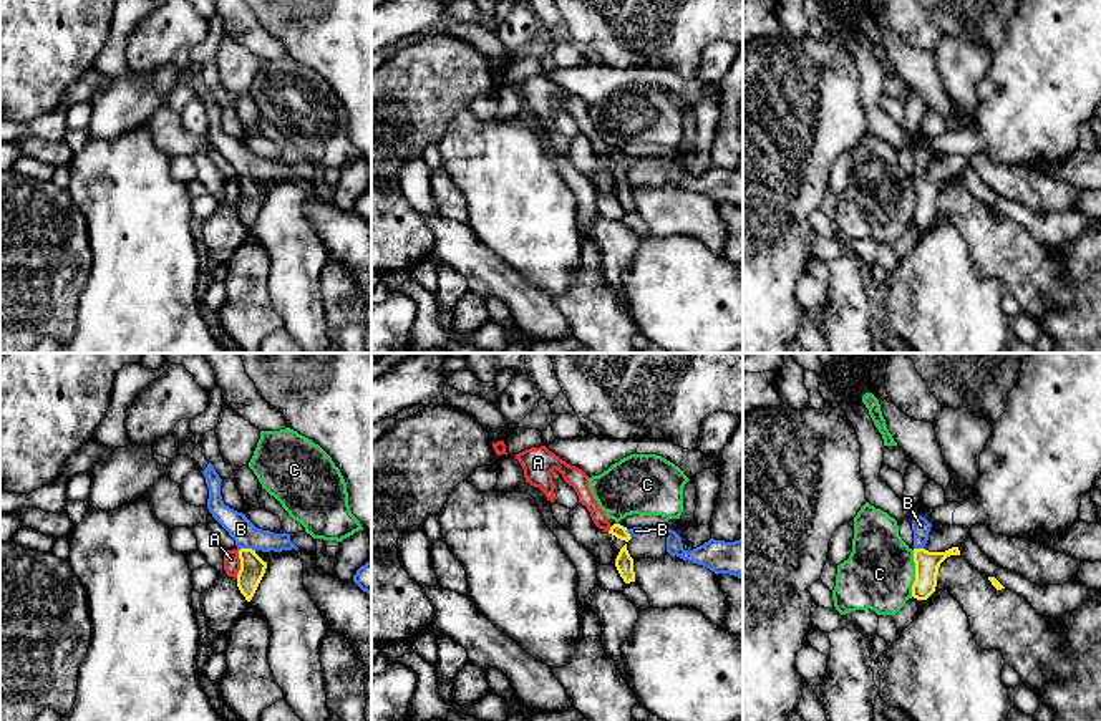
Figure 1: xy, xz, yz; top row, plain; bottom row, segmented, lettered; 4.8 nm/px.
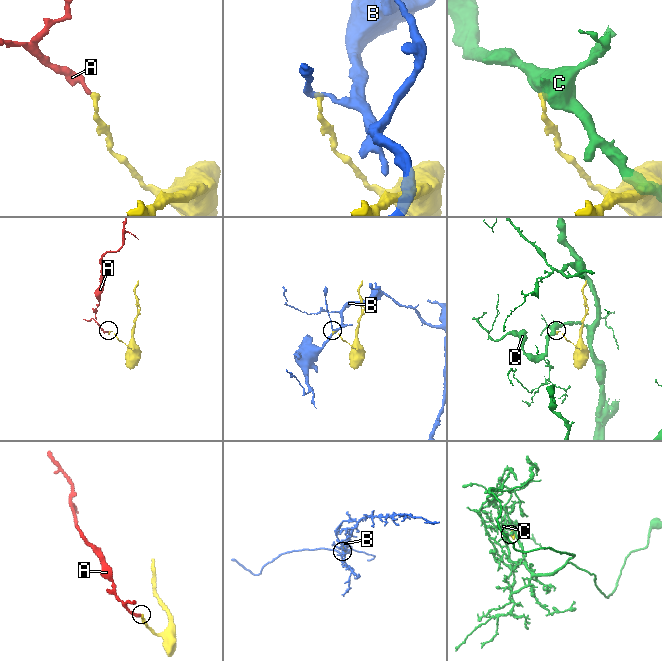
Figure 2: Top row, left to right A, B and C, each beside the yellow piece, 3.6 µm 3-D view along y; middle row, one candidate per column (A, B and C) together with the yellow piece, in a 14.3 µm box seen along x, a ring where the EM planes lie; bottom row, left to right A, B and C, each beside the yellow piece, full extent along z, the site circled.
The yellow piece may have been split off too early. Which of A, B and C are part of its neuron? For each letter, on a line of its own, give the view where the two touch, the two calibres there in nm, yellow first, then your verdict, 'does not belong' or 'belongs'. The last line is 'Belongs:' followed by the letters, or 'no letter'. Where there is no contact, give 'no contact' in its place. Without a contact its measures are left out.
A: contact in xy; calibres 120 and 80 nm; does not belong
B: contact in xy; calibres 120 and 120 nm; does not belong
C: contact in yz; calibres 120 and 340 nm; does not belong
Belongs: no letter

